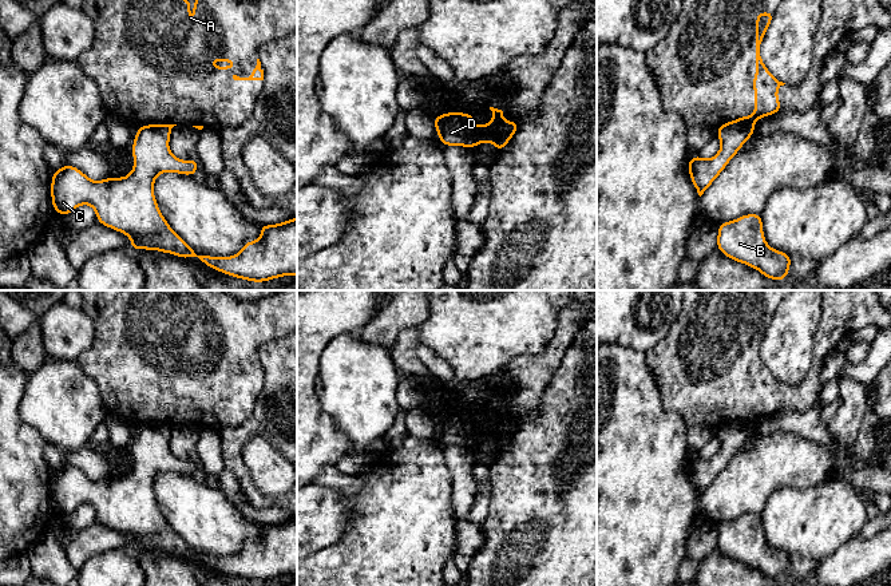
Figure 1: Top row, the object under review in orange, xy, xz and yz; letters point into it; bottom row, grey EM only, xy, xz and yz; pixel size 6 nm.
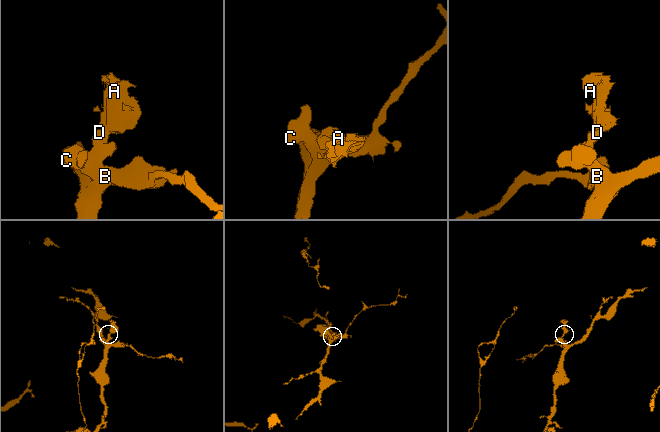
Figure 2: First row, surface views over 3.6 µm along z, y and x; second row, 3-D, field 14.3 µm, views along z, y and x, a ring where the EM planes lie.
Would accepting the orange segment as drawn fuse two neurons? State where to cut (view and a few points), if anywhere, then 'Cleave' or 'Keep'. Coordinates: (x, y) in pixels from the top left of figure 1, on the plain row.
Split along xz (475, 424), (470, 446). Cleave

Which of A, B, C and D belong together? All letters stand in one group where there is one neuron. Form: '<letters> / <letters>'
A / B C D

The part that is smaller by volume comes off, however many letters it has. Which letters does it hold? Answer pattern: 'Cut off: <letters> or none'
Cut off: A

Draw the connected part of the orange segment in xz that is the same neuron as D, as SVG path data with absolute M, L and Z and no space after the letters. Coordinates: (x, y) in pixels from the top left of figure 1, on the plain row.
M446 412L433 419L440 442L444 446L471 447L475 424L466 412Z

